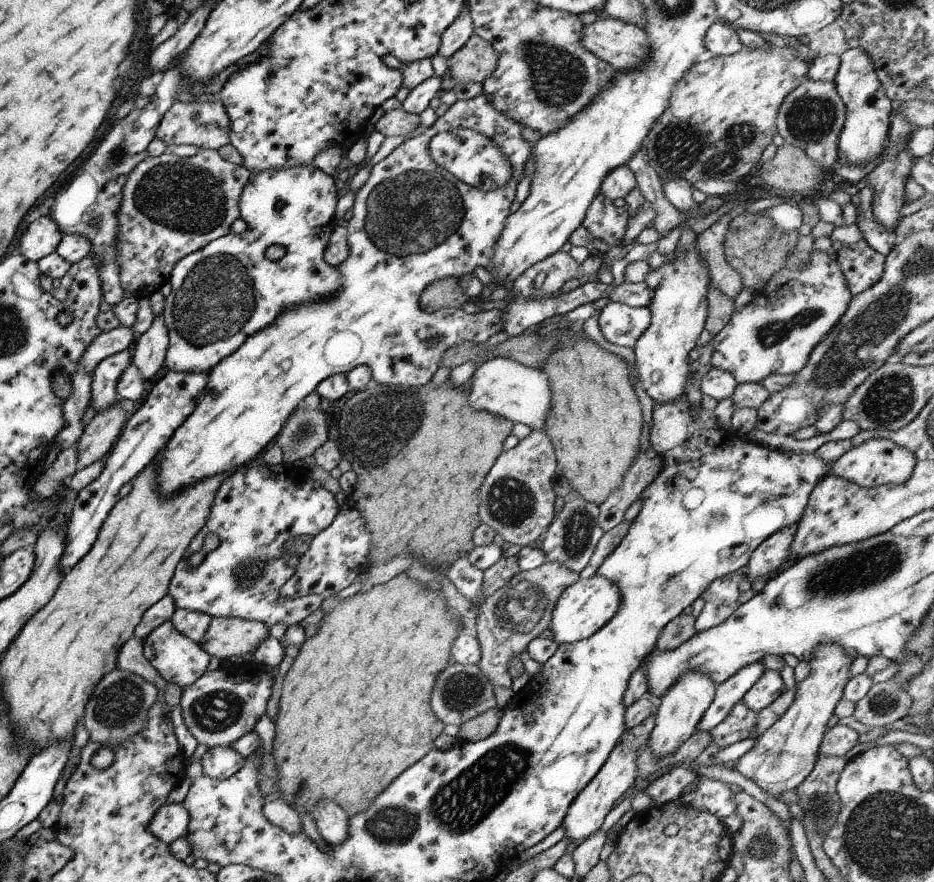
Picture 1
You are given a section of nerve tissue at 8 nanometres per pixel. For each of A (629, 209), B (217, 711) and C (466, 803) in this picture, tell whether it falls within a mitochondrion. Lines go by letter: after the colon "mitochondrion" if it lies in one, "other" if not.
A: other
B: mitochondrion
C: mitochondrion

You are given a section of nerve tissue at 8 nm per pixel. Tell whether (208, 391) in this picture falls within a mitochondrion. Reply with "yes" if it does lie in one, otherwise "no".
no

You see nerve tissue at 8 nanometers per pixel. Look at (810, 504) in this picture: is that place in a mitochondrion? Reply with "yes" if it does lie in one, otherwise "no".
no

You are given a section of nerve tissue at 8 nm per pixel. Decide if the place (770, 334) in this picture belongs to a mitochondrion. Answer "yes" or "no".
yes

